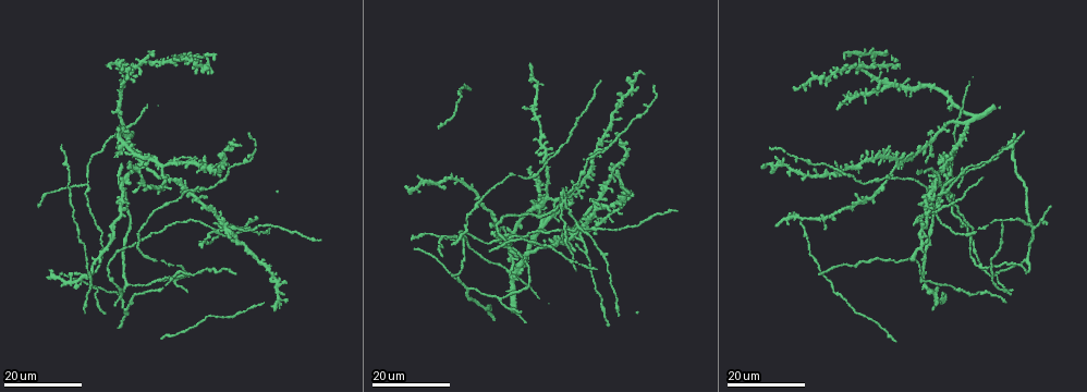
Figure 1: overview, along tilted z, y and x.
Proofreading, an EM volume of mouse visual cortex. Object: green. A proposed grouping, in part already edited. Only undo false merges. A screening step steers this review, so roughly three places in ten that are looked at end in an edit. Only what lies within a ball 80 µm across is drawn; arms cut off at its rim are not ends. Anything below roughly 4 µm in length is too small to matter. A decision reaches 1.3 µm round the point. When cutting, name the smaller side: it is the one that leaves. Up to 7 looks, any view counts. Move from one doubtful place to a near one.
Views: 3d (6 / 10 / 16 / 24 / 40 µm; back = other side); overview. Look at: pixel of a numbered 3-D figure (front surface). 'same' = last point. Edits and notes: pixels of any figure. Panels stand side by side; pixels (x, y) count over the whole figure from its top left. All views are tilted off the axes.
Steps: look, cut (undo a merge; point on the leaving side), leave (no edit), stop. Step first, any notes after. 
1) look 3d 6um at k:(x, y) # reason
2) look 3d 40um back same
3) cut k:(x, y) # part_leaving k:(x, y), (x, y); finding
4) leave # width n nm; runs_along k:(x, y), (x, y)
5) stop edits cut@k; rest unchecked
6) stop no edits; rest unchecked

look 3d 16um at 1:(86, 185) # three arms meet

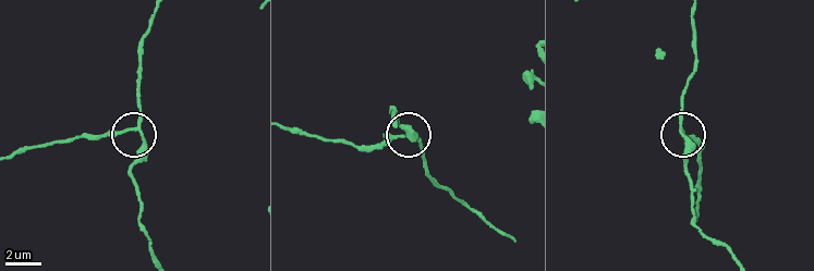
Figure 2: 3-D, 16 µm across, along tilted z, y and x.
look 3d 10um at 2:(135, 129)

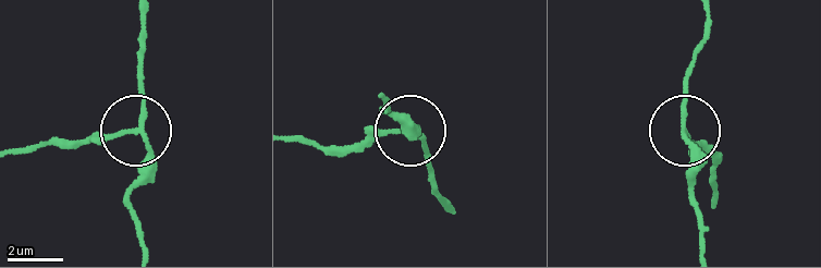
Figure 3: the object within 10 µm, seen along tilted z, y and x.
cut 3:(96, 137) # arms 3; part_leaving 3:(132, 131), (19, 154); two cells meet here

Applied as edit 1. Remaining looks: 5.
look overview # redraw

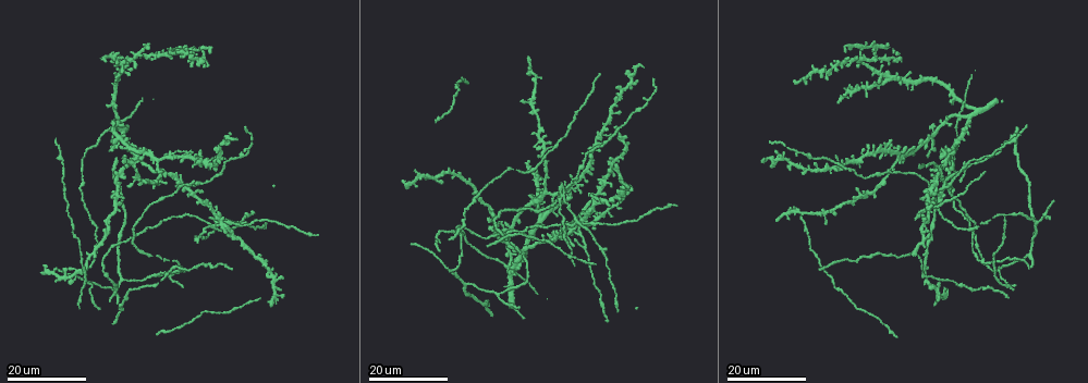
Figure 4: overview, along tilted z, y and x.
look 3d 24um at 4:(944, 182) # four-way junction

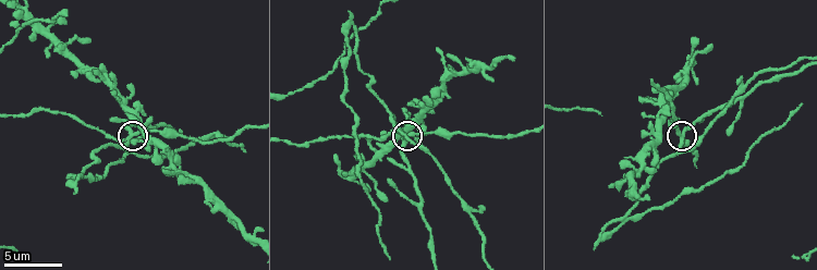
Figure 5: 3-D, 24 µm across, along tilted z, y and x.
look 3d 10um at 5:(683, 137)

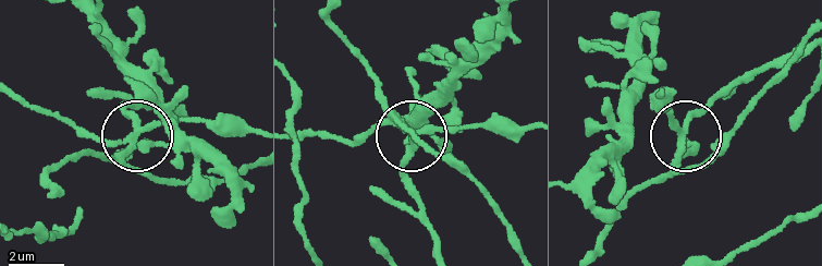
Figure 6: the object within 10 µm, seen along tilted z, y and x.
cut 6:(110, 158) # side_arm 39 um; part_leaving 6:(679, 141), (663, 171), (626, 196), (596, 254); two cells meet here

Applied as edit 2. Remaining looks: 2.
stop edits cut@3, cut@6; rest unchecked

